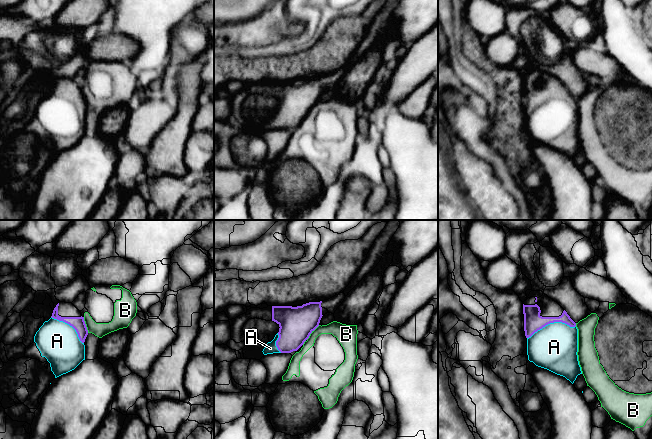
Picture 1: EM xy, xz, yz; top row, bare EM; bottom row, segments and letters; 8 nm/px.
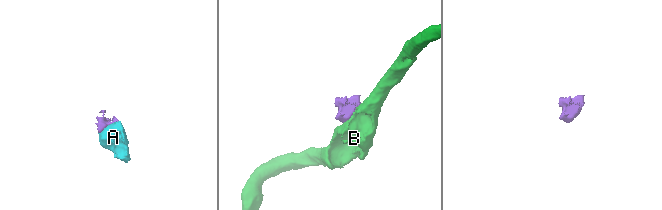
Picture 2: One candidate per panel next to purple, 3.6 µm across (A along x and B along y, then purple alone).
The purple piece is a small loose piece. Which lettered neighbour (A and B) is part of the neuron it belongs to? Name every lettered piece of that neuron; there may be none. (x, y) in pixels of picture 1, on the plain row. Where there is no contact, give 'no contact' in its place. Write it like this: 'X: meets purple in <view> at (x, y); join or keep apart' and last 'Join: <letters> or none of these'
A: meets purple in yz at (551, 98); join
B: meets purple in xz at (309, 111); keep apart
Join: A

